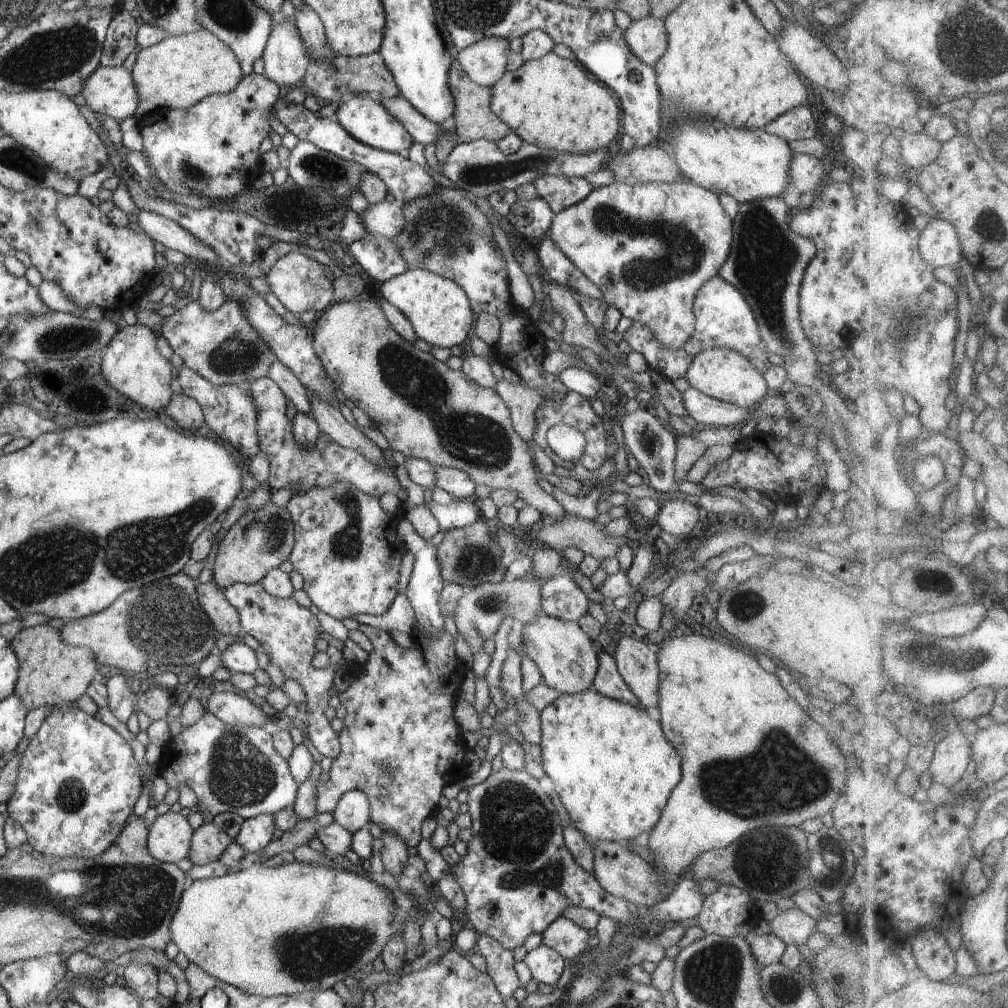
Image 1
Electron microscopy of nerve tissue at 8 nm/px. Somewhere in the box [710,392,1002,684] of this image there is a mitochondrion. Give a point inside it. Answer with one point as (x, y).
(972, 659)

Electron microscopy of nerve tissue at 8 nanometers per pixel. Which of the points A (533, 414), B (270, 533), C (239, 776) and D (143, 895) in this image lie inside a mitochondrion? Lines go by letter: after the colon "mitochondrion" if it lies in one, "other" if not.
A: other
B: mitochondrion
C: mitochondrion
D: mitochondrion

